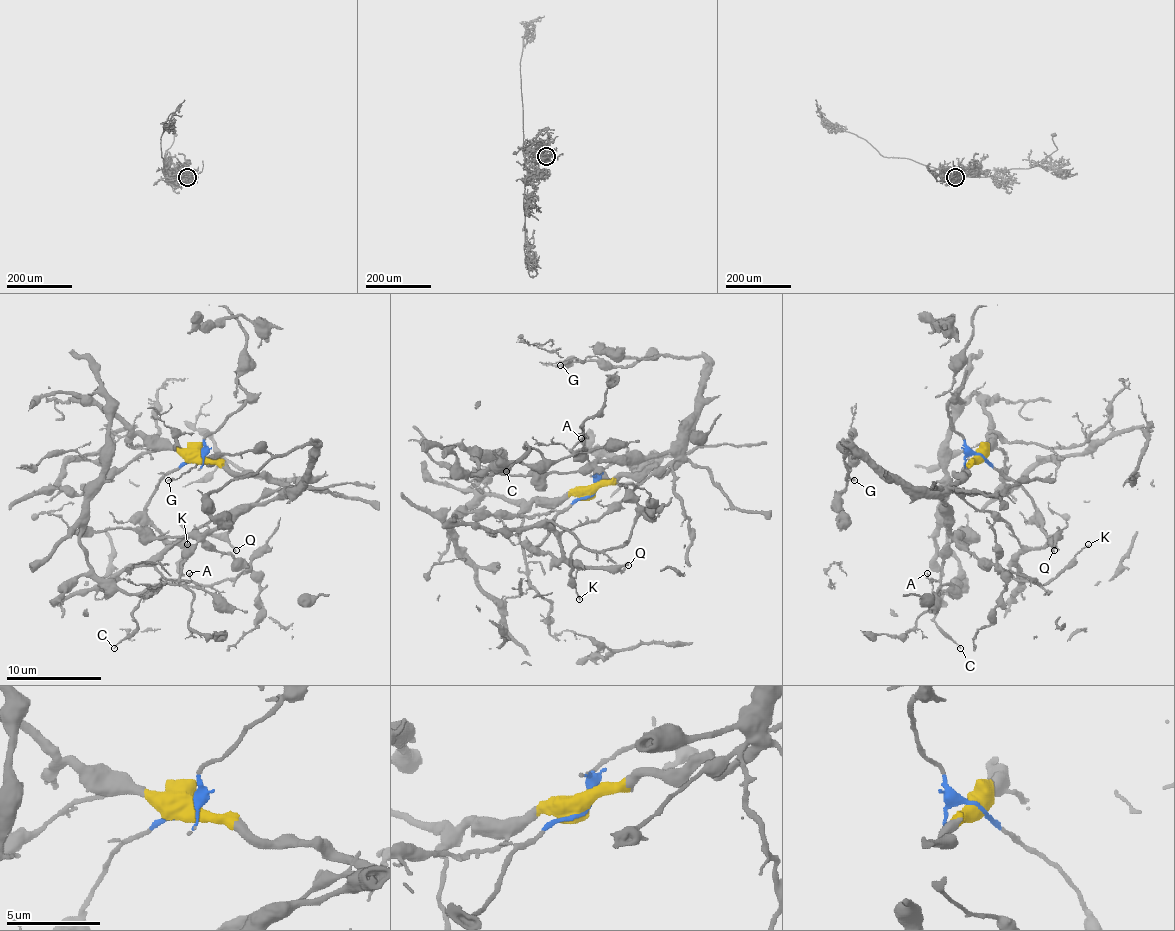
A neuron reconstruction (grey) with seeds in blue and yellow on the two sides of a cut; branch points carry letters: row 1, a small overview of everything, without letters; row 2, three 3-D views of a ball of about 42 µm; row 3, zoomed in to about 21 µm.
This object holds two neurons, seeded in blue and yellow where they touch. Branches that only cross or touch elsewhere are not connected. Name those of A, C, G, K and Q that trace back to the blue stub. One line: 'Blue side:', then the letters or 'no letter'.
Blue side: K, Q

